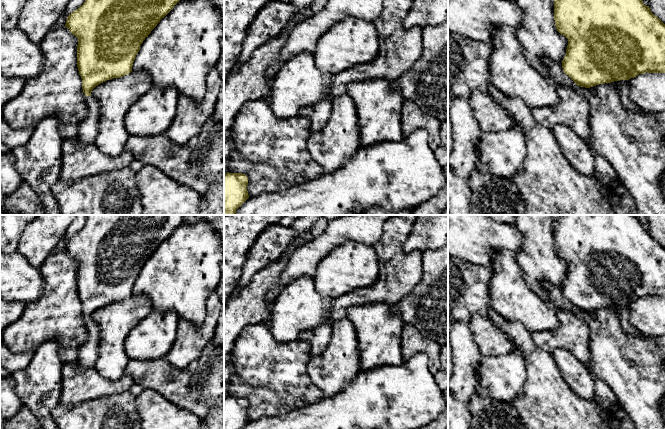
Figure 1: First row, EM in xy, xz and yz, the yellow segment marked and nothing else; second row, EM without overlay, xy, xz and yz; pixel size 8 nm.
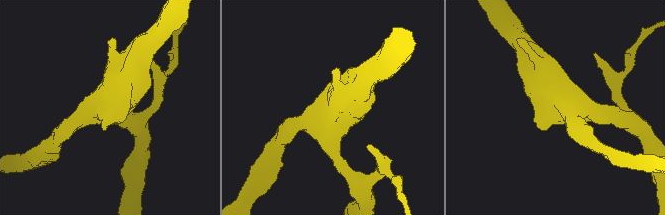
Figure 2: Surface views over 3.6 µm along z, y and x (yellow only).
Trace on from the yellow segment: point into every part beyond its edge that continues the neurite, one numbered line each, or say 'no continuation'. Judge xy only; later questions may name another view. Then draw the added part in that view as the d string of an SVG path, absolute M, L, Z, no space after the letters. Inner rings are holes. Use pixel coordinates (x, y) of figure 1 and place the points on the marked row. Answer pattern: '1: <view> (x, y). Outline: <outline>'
1: xy (88, 128). Outline: M92 96L86 97L88 112L83 121L79 123L79 140L84 144L93 142L98 134L101 108L99 103Z

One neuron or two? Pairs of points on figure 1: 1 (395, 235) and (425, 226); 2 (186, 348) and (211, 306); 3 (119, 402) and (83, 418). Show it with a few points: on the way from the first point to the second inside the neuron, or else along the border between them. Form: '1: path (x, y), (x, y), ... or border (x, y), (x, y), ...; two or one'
1: border (413, 225), (403, 245), (403, 249), (407, 253); two
2: path (196, 338), (209, 325), (211, 316); one
3: path (110, 411), (103, 418), (92, 418); one

